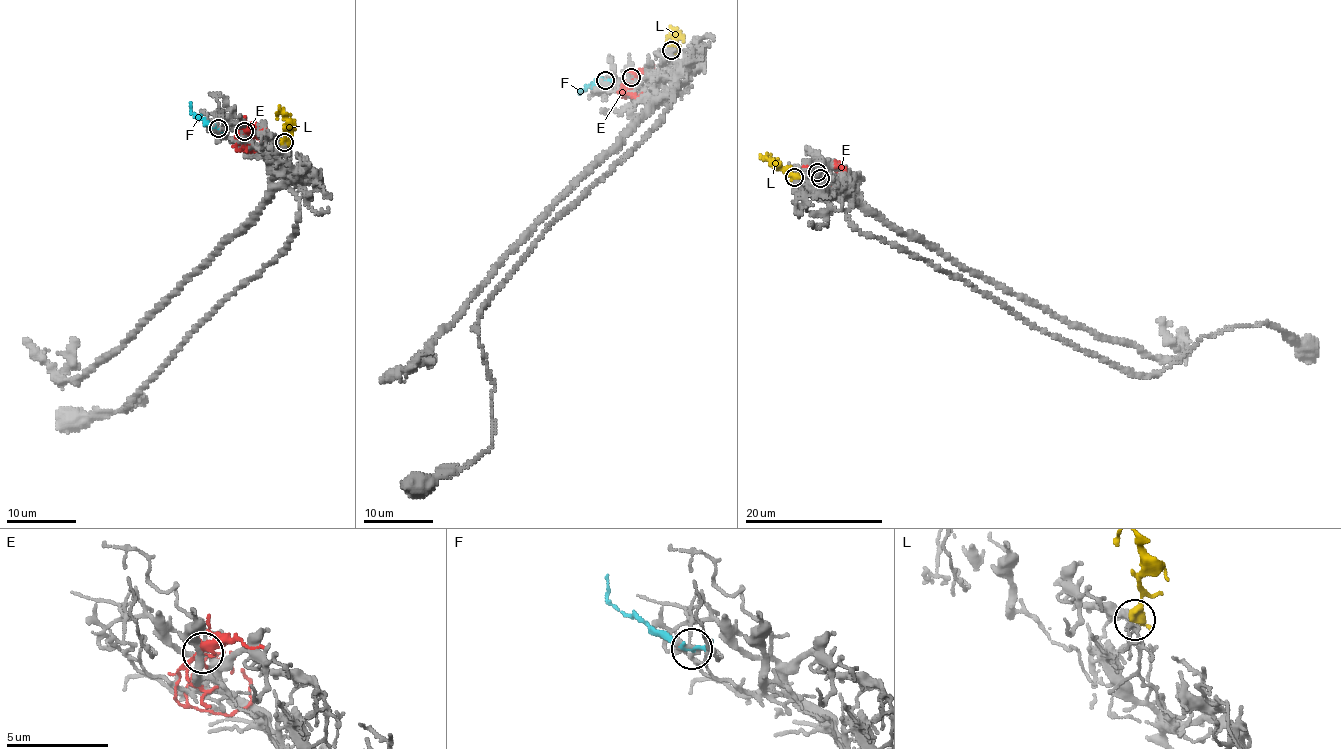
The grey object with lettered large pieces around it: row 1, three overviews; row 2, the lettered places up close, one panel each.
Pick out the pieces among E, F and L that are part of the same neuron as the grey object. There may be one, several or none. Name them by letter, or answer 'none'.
none

